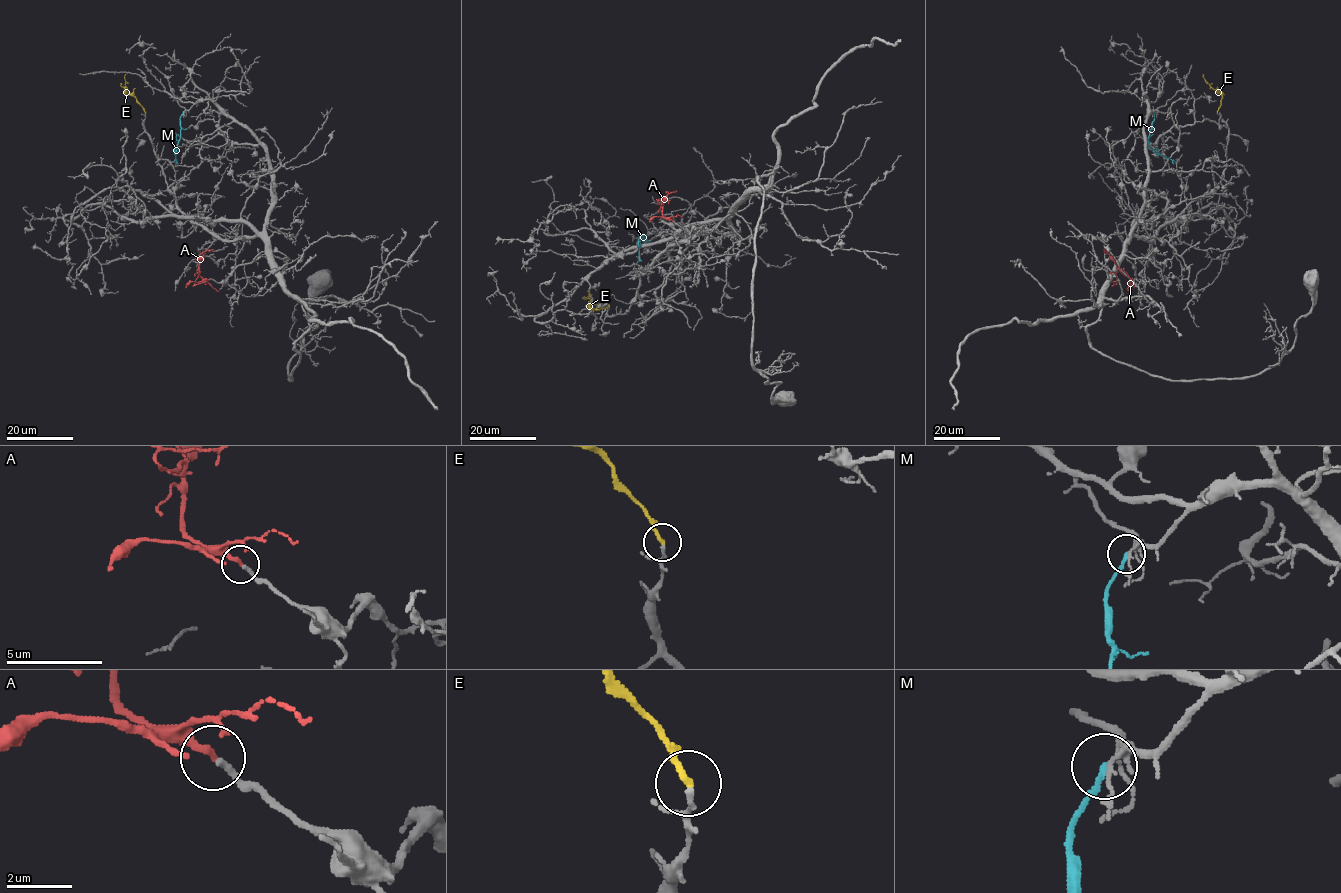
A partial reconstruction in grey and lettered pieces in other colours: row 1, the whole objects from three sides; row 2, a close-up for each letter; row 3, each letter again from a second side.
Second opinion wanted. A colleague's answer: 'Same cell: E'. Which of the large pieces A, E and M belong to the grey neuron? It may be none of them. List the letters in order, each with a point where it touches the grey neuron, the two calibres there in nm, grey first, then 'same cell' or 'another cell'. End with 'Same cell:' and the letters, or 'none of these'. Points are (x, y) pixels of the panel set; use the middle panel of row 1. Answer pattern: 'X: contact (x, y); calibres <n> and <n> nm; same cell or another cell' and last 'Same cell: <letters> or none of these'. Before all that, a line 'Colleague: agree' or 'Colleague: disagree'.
Colleague: disagree
A: contact (672, 220); calibres 240 and 280 nm; same cell
E: contact (608, 305); calibres 160 and 200 nm; another cell
M: contact (647, 242); calibres 130 and 190 nm; another cell
Same cell: A

